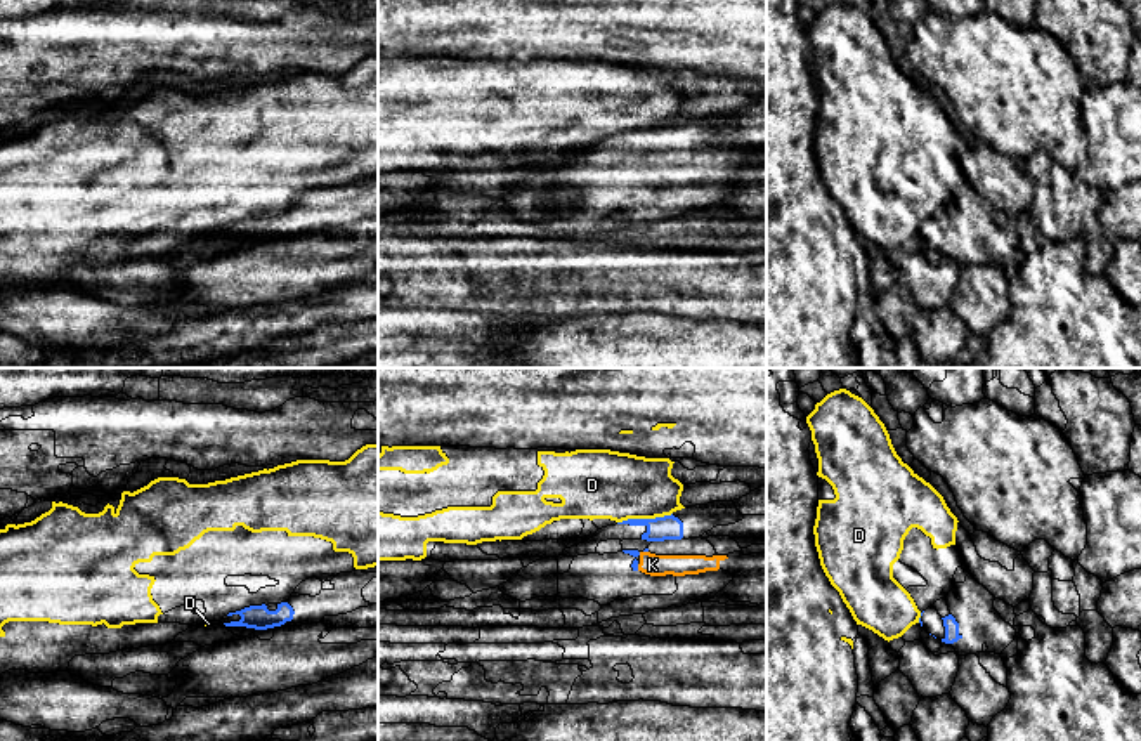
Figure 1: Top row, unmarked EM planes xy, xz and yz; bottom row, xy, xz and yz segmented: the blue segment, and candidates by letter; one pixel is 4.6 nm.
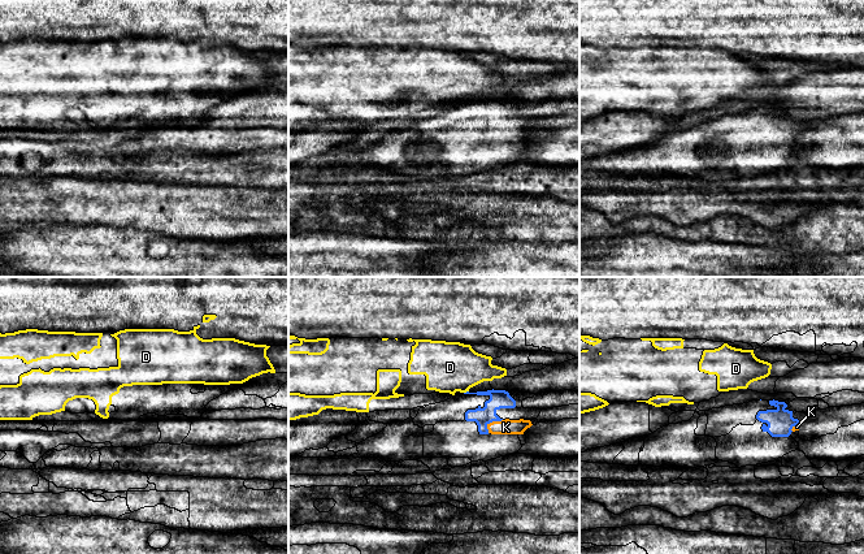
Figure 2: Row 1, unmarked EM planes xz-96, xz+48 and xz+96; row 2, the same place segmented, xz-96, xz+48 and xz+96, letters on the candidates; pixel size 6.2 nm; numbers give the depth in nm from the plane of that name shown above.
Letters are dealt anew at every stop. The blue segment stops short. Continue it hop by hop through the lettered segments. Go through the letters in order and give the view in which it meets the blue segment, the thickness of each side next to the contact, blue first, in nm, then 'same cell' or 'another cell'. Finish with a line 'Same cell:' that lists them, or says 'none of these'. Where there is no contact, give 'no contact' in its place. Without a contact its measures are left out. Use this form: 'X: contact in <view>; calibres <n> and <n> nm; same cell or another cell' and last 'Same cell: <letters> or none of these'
D: contact in xz; calibres 110 and 320 nm; another cell
K: contact in xz; calibres 30 and 100 nm; same cell
Same cell: K

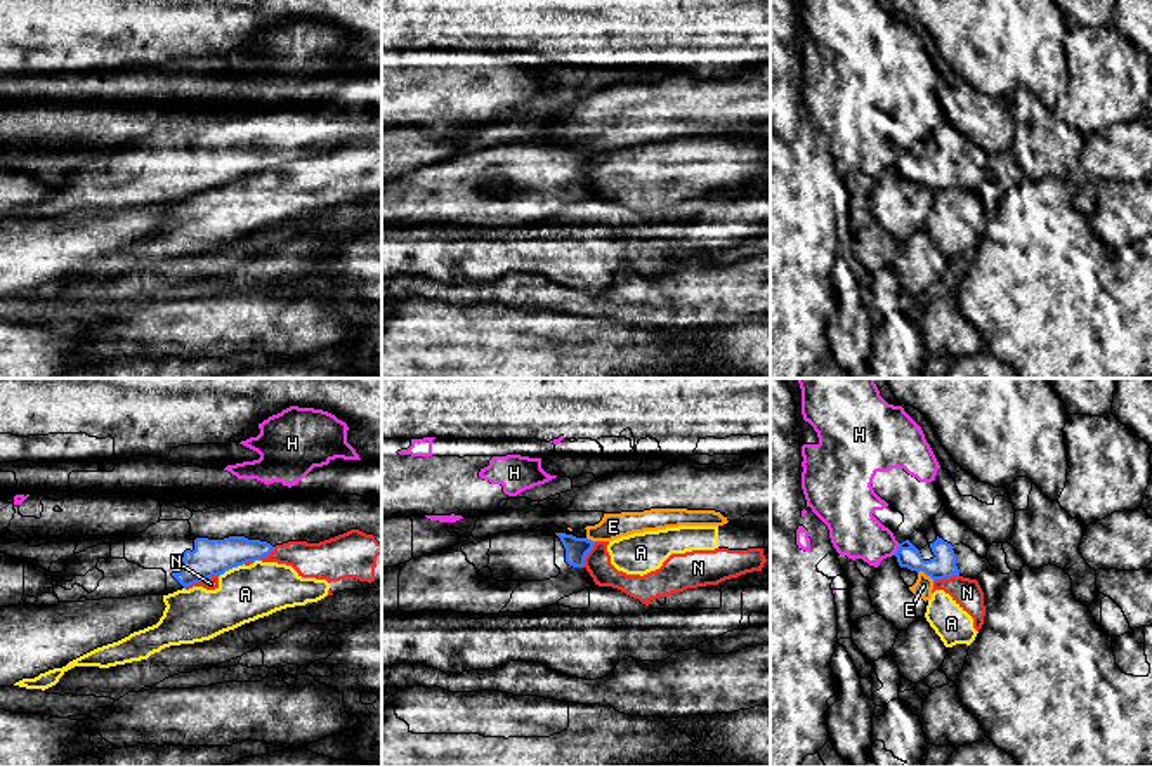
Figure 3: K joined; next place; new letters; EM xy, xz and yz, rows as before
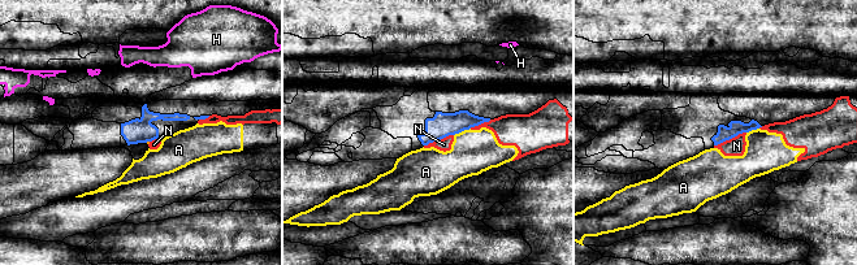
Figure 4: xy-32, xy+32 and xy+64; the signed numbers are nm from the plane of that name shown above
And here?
A: contact in xy; calibres 180 and 260 nm; another cell
E: contact in yz; calibres 110 and 90 nm; another cell
H: contact in yz; calibres 110 and 240 nm; another cell
N: contact in xy; calibres 180 and 60 nm; another cell
Same cell: none of these

